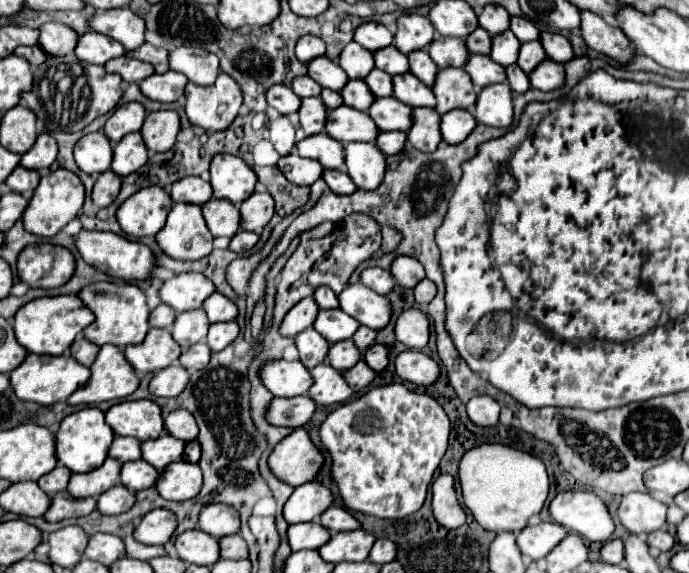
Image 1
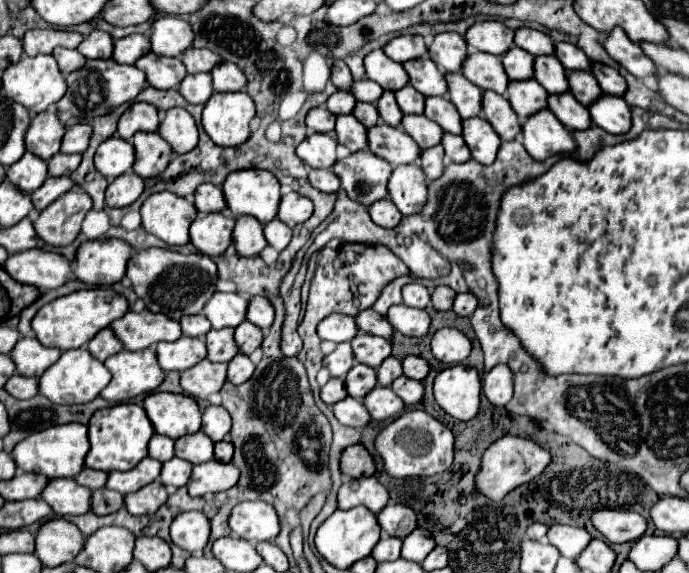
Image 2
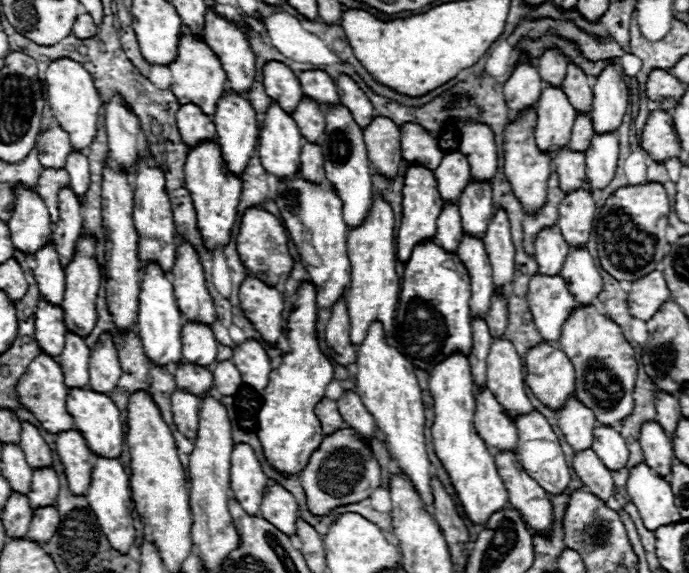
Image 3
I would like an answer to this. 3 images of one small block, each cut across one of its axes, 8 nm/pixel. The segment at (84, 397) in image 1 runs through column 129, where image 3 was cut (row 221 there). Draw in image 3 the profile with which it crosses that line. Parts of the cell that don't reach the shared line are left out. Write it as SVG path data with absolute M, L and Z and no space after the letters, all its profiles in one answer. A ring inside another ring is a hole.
M372 196L372 208L368 210L364 222L358 228L350 228L346 236L348 258L352 266L350 288L346 294L348 314L350 314L350 336L352 344L360 346L368 326L374 320L380 320L386 328L386 336L394 328L394 310L400 294L400 278L396 274L396 246L394 246L394 212L392 206L380 196Z

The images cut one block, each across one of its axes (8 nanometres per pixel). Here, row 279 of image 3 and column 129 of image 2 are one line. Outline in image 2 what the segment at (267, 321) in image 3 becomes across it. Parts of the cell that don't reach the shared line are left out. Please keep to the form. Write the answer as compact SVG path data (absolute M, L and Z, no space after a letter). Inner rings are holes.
M116 238L86 240L78 246L72 262L74 278L84 284L116 284L124 278L132 248Z

